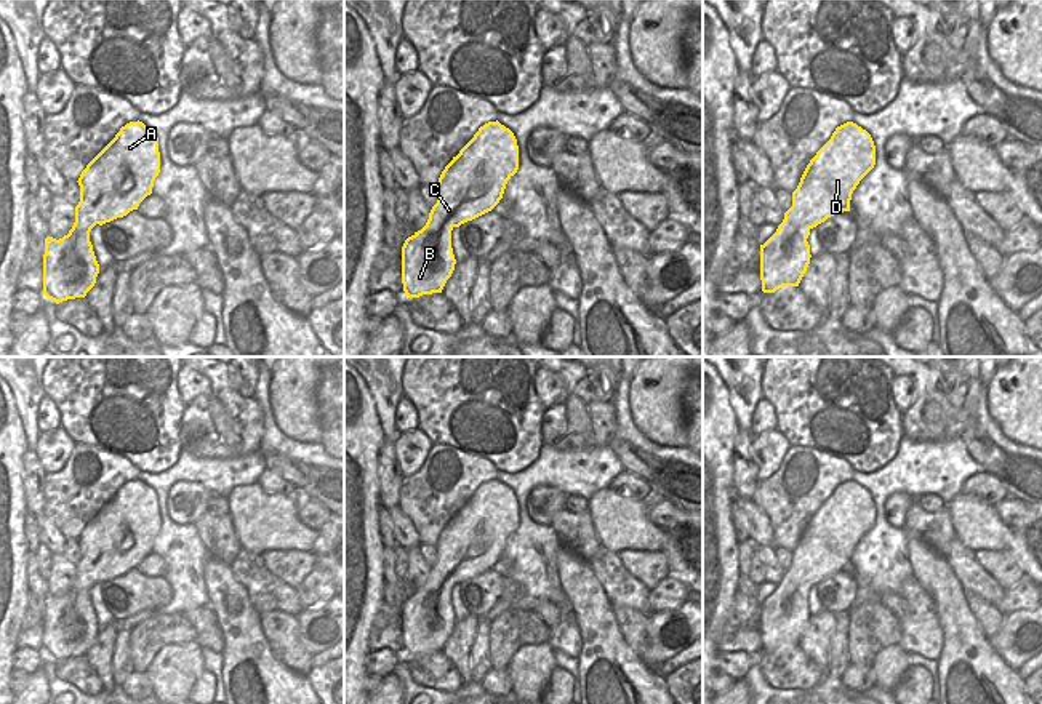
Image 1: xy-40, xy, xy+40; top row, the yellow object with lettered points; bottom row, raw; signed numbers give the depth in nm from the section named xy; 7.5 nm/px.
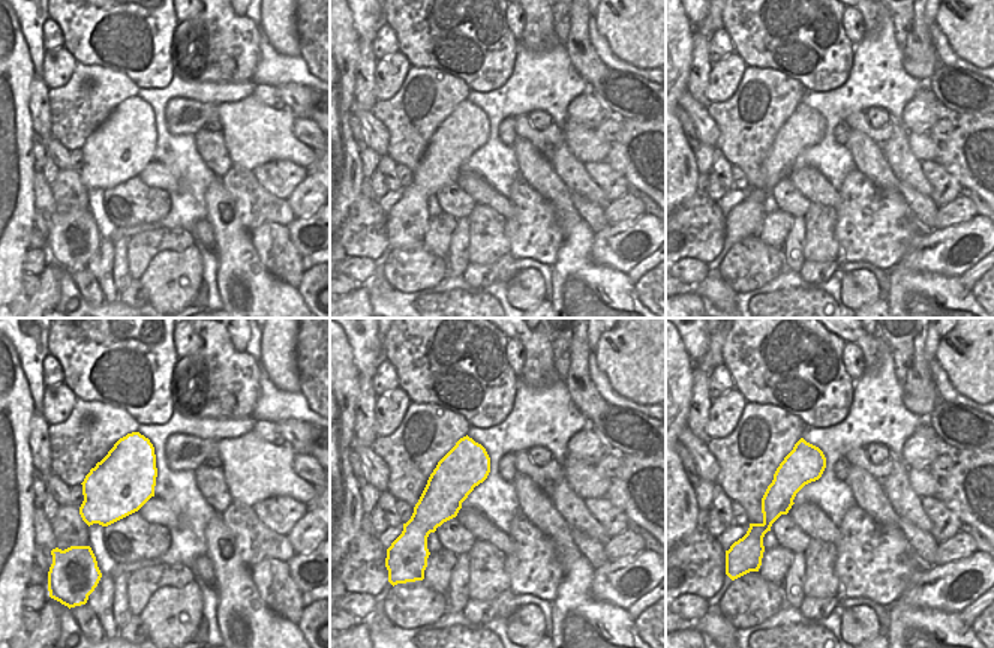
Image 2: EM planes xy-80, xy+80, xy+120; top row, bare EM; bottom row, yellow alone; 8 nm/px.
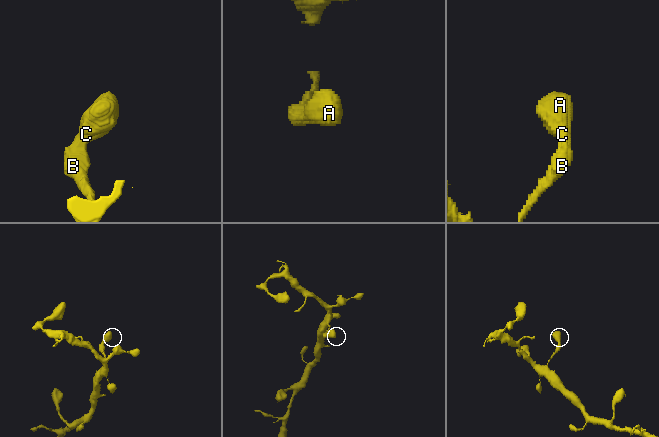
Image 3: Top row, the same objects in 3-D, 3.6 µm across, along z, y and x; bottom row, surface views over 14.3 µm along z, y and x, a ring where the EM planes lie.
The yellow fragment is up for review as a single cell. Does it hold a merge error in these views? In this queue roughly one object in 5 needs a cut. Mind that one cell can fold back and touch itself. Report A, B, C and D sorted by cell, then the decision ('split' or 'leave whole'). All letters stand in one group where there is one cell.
A B C D | leave whole

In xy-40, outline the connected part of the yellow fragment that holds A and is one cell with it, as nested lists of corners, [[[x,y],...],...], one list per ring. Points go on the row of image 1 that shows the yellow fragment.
[[[130,122],[115,138],[86,165],[78,178],[80,202],[75,206],[75,222],[67,235],[56,240],[45,238],[43,254],[43,294],[56,304],[85,298],[94,286],[99,274],[91,229],[110,222],[138,210],[139,203],[152,194],[154,181],[160,173],[160,152],[157,134],[142,122]]]

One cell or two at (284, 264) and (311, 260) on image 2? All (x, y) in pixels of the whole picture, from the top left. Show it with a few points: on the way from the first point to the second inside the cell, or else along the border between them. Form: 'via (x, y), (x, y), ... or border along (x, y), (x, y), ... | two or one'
border along (302, 257), (303, 272) | two

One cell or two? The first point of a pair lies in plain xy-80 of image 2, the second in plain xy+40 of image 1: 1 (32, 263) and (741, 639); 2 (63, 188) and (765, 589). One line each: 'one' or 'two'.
1: two
2: two

